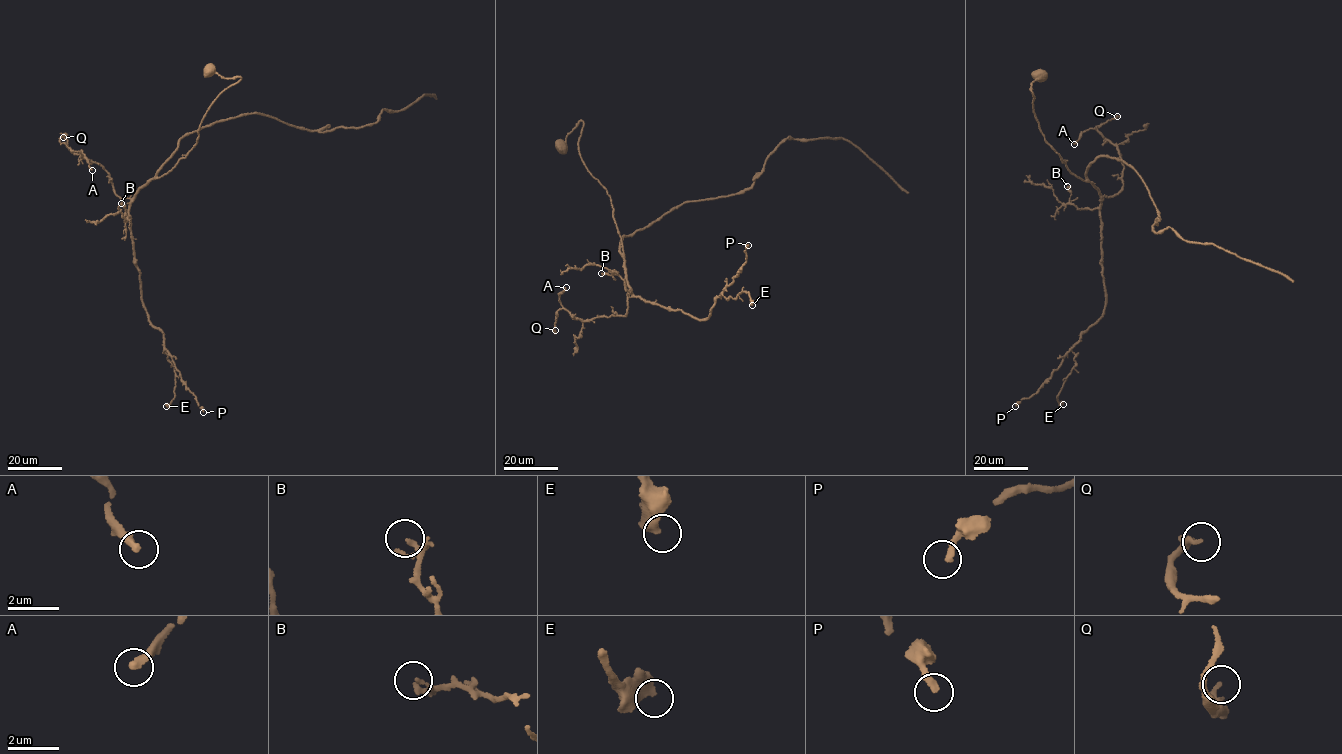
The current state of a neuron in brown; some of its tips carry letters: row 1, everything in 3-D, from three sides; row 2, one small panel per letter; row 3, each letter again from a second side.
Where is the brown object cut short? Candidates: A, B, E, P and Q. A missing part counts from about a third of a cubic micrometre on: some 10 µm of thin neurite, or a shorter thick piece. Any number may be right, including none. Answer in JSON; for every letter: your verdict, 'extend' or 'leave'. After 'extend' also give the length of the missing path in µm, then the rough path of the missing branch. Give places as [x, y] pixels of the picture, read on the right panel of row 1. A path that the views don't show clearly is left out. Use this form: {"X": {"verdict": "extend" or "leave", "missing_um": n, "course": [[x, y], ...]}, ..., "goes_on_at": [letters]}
{"A": {"verdict": "extend", "missing_um": 25, "course": [[1074, 144], [1064, 151], [1046, 155], [1040, 166], [1032, 167]]}, "B": {"verdict": "leave"}, "E": {"verdict": "leave"}, "P": {"verdict": "leave"}, "Q": {"verdict": "extend", "missing_um": 25, "course": [[1117, 116], [1153, 109], [1142, 116]]}, "goes_on_at": ["A", "Q"]}

